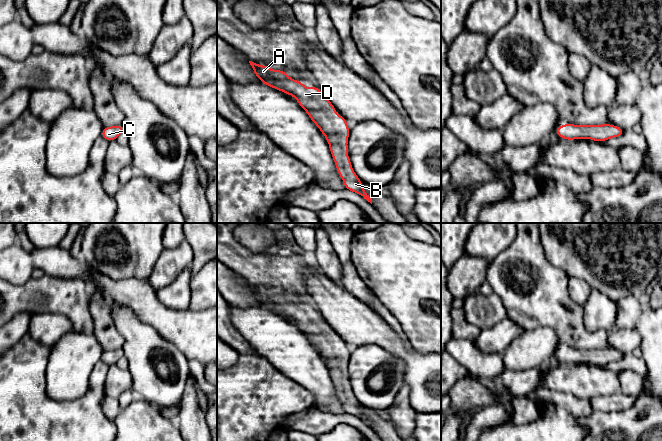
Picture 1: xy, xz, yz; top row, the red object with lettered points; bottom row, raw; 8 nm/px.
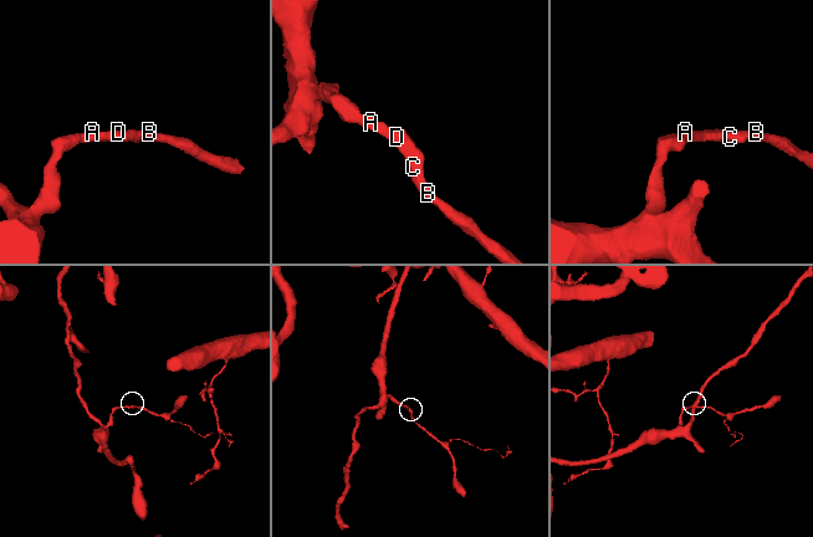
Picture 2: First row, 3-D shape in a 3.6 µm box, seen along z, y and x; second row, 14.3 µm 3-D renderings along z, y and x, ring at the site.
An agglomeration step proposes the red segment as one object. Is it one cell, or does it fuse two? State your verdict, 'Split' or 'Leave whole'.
Leave whole

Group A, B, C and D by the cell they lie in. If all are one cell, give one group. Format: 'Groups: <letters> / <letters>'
Groups: A B C D

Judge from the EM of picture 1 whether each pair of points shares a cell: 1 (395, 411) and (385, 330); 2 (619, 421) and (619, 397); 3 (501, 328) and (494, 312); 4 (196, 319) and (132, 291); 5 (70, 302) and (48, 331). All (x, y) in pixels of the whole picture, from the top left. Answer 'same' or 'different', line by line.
1: different
2: different
3: different
4: same
5: different

